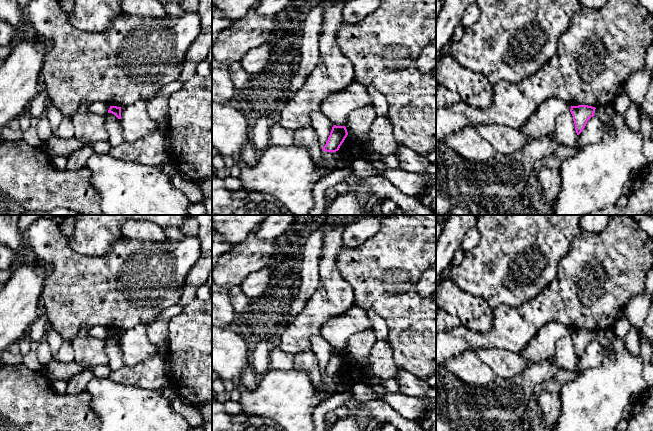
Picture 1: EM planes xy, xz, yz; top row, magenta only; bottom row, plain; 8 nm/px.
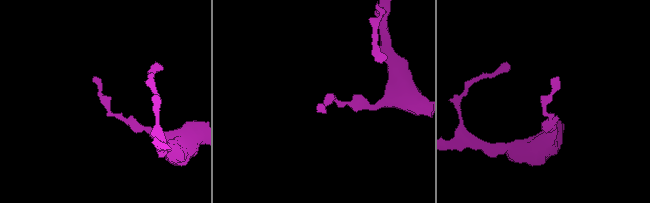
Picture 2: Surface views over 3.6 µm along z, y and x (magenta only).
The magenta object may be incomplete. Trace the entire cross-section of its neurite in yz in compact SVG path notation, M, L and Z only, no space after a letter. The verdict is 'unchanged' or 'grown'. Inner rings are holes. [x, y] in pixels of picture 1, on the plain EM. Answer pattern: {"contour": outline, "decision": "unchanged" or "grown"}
{"contour": "M588 329L571 330L570 336L573 340L577 359L579 359L584 354L587 345L591 341L595 340L595 333L595 331Z", "decision": "unchanged"}

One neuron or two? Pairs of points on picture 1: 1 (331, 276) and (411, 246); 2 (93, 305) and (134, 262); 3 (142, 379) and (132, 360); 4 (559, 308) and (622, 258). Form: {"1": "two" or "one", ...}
{"1": "two", "2": "one", "3": "two", "4": "one"}

